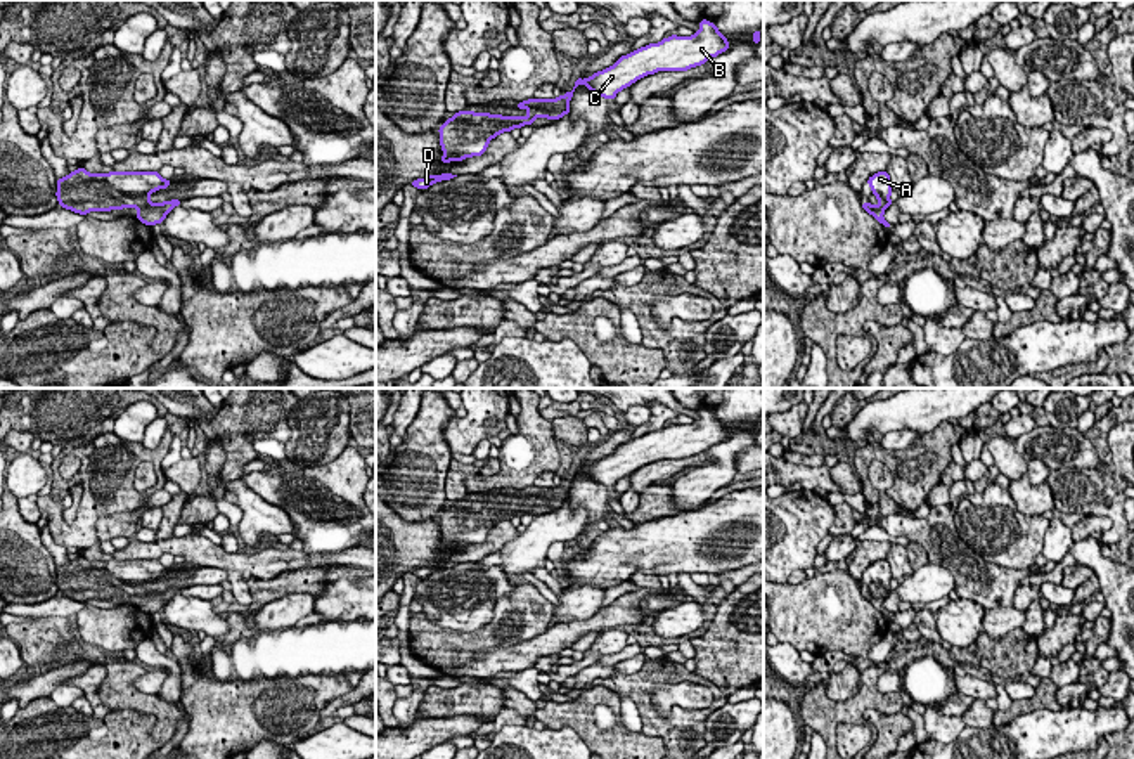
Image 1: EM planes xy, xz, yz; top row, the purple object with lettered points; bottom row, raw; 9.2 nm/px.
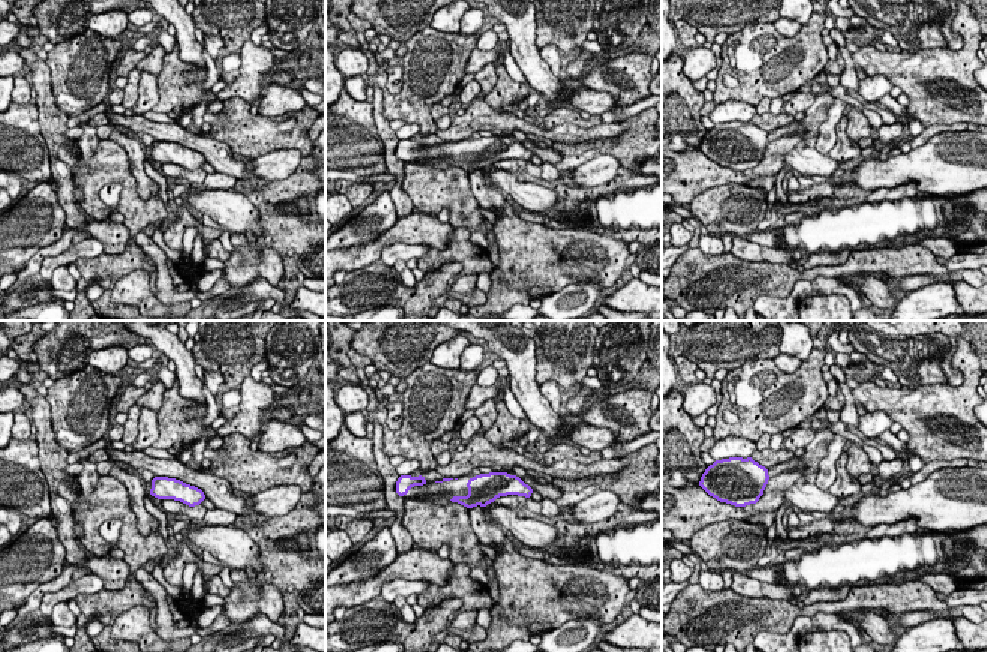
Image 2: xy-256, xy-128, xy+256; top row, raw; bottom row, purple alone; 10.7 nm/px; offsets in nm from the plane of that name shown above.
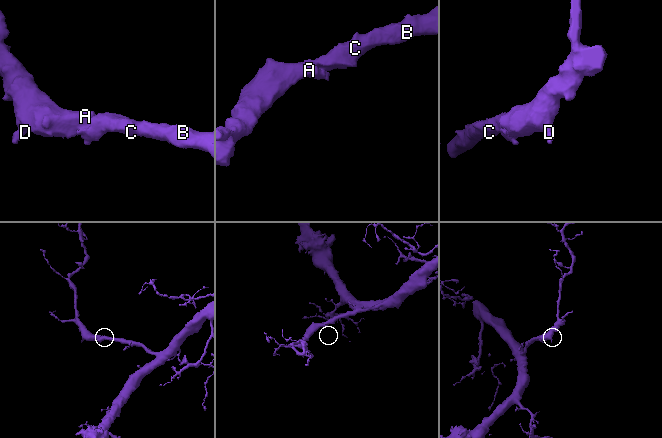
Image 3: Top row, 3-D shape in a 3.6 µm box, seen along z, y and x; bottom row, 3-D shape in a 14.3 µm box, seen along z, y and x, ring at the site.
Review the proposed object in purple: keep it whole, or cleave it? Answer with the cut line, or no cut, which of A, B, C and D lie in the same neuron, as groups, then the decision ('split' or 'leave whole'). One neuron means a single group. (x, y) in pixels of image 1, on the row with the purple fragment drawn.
no cut; A B C D; leave whole

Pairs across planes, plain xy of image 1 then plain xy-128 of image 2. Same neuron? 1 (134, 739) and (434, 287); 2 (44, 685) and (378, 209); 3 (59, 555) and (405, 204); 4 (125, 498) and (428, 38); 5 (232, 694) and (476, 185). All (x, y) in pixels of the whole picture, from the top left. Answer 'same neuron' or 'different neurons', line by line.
1: same neuron
2: different neurons
3: same neuron
4: same neuron
5: same neuron

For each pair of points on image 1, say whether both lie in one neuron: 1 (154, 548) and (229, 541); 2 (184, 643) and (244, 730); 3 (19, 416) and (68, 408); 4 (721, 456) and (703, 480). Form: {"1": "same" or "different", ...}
{"1": "different", "2": "same", "3": "same", "4": "same"}

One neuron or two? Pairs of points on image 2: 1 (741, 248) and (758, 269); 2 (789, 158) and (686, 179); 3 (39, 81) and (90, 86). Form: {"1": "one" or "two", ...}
{"1": "two", "2": "two", "3": "two"}

